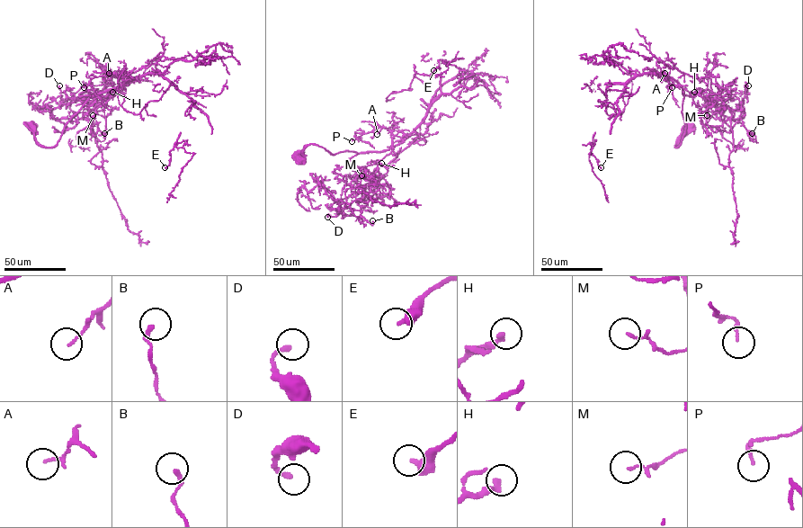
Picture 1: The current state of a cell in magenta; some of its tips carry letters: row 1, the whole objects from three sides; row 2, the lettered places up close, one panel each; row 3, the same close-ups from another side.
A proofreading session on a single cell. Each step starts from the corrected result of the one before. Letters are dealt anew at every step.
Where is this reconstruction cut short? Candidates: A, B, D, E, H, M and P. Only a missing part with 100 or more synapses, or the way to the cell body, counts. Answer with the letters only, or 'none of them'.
none of them

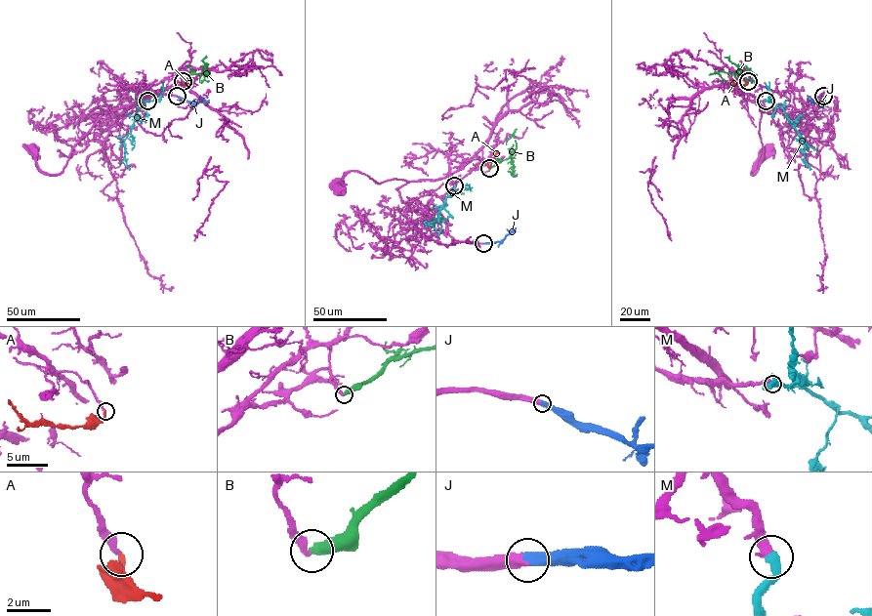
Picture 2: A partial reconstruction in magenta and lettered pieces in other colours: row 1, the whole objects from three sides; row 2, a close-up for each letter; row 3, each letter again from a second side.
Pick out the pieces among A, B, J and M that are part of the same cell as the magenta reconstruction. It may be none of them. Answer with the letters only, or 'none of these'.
A, J, M

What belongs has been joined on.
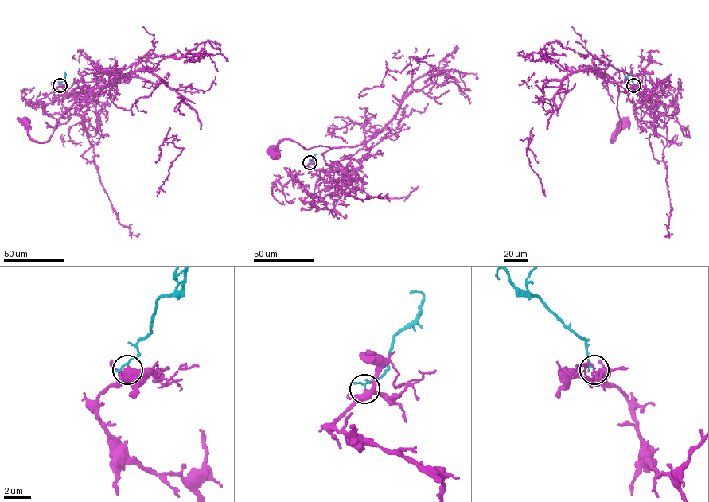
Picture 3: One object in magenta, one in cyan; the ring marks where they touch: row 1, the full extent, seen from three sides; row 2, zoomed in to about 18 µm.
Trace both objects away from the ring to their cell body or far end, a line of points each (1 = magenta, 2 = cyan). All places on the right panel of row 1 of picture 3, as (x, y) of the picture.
1: (633, 85), (649, 96), (641, 99), (650, 92), (642, 87), (619, 92), (620, 126), (610, 142), (625, 122)
2: (633, 85), (628, 78), (629, 71)

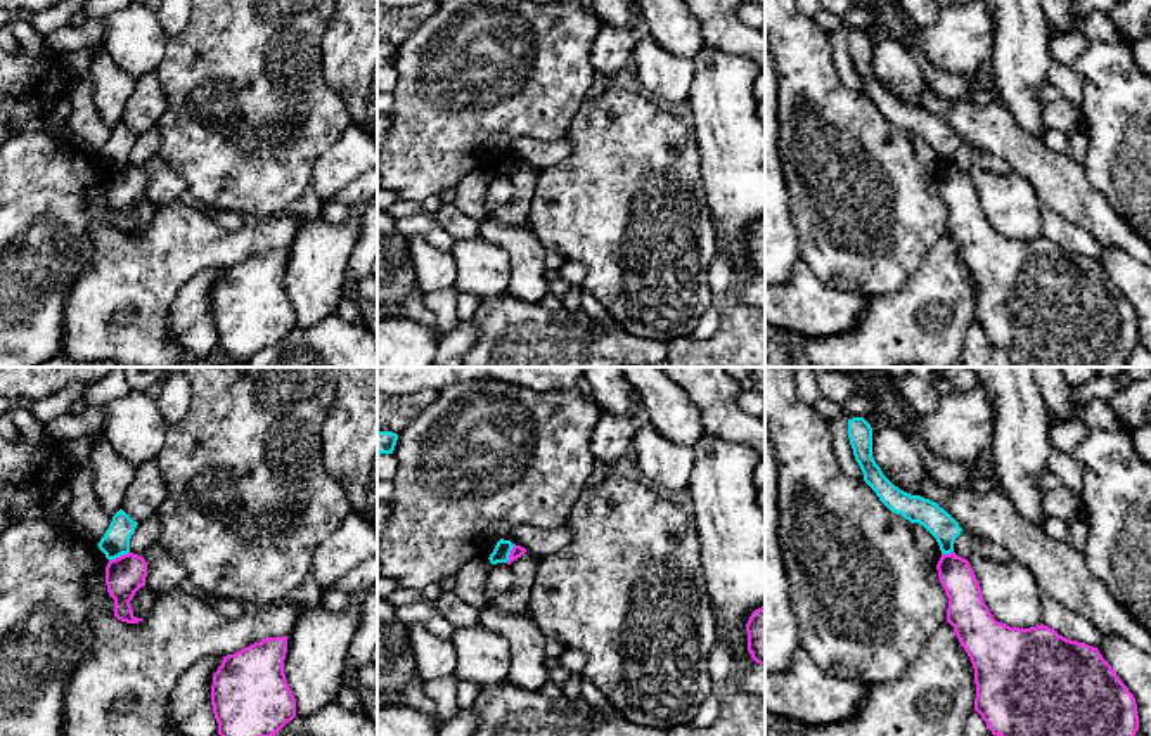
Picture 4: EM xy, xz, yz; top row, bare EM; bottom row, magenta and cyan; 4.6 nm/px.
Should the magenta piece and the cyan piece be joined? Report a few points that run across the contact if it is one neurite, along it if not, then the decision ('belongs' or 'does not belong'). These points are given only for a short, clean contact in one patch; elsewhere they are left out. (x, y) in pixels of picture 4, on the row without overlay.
line xy (128, 163), (109, 174); does not belong

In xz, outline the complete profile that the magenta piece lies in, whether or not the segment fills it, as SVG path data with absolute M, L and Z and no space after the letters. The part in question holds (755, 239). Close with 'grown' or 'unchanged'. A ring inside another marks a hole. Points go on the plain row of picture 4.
M765 218L755 222L746 236L748 263L751 270L765 279Z; unchanged

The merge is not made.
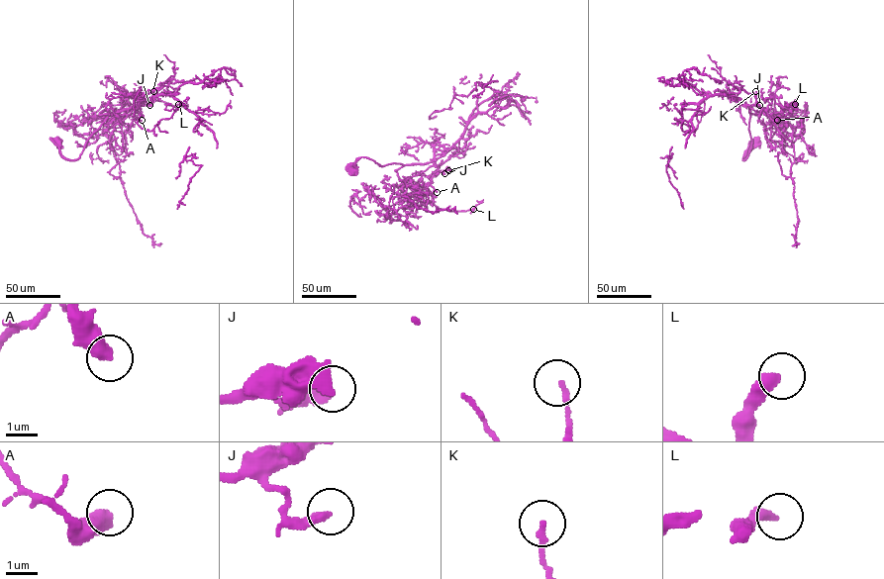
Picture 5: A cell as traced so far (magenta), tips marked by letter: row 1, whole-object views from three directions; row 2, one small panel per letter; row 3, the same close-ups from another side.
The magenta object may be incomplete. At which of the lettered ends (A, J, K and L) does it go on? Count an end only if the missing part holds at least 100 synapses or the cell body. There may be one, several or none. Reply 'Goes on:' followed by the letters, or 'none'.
Goes on: L

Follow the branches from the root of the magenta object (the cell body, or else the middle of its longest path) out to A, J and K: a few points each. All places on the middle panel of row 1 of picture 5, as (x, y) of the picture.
A: (353, 171), (354, 162), (360, 157), (371, 159), (381, 166), (434, 161), (438, 169), (430, 184), (437, 192)
J: (353, 171), (356, 158), (367, 157), (381, 166), (434, 161), (438, 170), (444, 173)
K: (353, 171), (354, 162), (360, 157), (371, 159), (381, 166), (434, 161), (439, 171), (448, 170)

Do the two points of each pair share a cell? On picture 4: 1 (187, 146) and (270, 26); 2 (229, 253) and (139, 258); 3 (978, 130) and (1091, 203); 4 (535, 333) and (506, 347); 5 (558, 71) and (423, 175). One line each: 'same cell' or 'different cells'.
1: same cell
2: same cell
3: same cell
4: same cell
5: same cell

